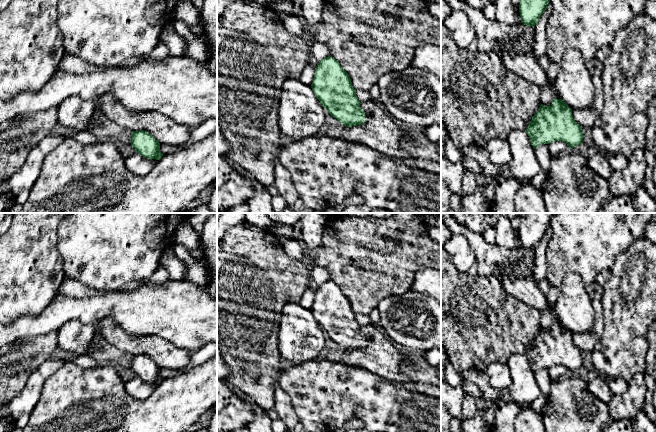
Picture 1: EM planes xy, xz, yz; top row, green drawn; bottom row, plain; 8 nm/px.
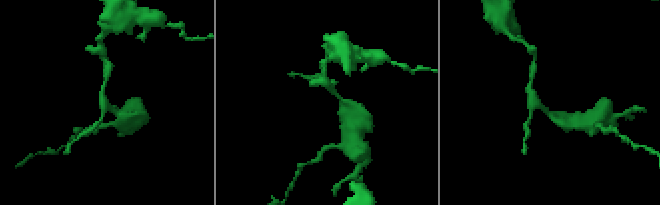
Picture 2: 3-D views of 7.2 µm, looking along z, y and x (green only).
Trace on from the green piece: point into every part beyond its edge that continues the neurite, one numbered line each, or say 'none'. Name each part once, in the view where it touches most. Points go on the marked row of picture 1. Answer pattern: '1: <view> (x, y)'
none

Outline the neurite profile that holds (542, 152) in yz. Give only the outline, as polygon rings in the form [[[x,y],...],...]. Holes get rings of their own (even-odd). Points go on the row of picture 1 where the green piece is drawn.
[[[549,144],[539,145],[535,149],[535,154],[542,168],[542,171],[544,171],[547,174],[550,168],[550,159],[552,157],[549,152]]]

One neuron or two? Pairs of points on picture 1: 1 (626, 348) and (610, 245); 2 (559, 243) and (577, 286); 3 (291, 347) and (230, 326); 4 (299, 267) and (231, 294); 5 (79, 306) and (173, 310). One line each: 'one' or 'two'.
1: two
2: two
3: two
4: one
5: one

